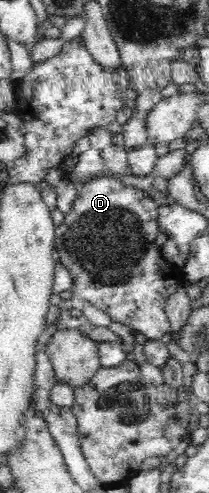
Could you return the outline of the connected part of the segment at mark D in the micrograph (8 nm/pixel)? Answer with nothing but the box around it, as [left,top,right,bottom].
[55,175,184,340]

